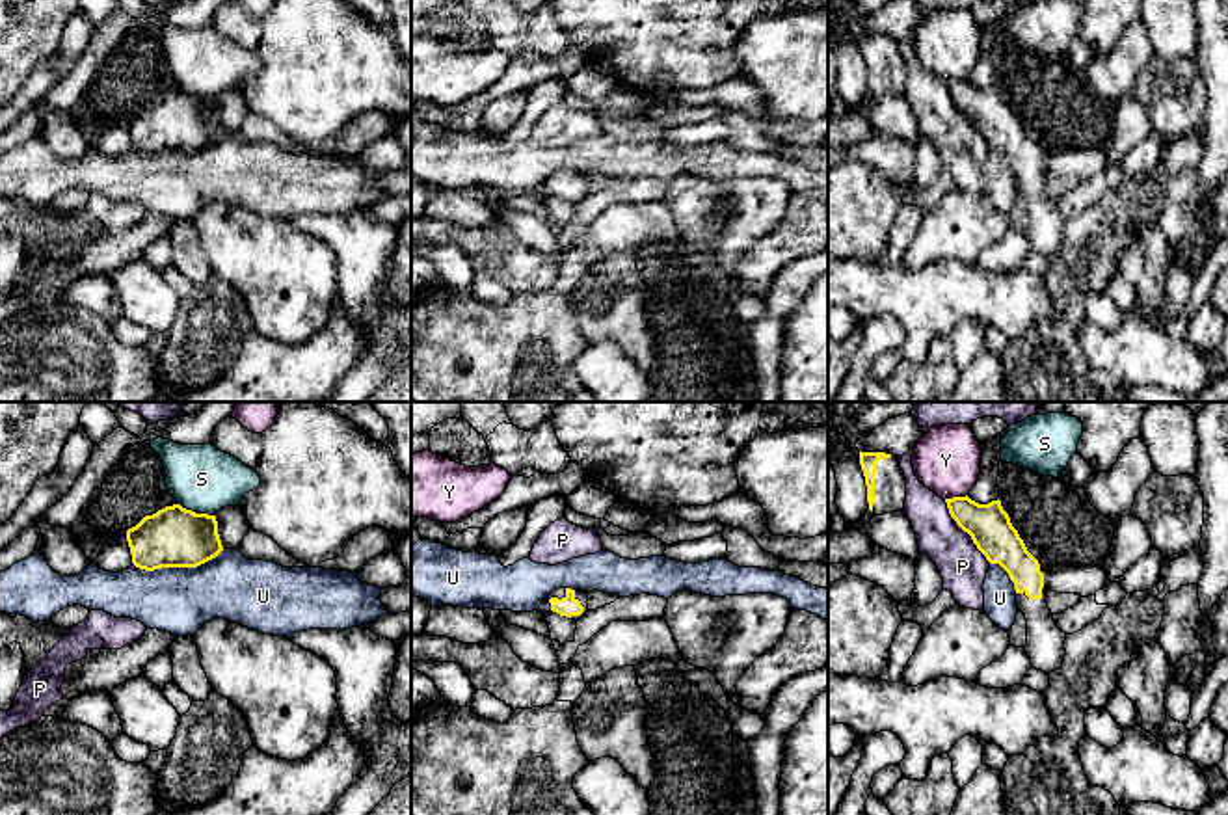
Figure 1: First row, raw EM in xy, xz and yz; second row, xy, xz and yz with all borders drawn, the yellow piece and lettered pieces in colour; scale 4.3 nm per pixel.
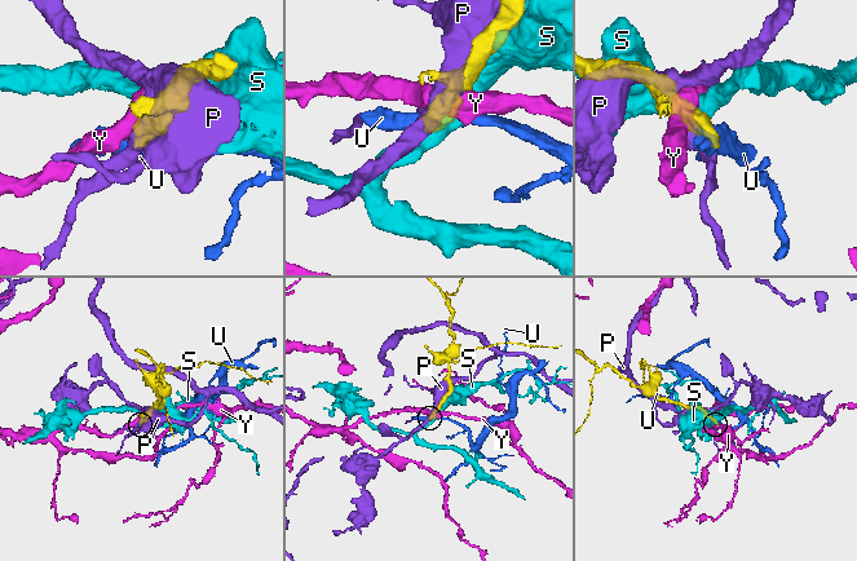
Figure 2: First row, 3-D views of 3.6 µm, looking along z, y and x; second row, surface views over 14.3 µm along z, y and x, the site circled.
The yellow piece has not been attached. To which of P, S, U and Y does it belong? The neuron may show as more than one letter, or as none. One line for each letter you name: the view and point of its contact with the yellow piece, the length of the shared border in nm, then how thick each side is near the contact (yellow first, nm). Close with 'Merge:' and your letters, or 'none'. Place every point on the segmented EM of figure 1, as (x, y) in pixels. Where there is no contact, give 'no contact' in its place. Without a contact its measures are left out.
Merge: none

